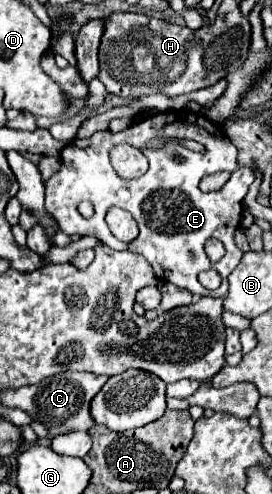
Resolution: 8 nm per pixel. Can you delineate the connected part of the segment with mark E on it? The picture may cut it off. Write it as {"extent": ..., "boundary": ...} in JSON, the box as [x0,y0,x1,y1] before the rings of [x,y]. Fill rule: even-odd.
{"extent":[46,111,254,296],"boundary":[[[187,111],[182,118],[176,114],[150,114],[140,122],[134,122],[130,128],[114,134],[110,130],[96,132],[90,138],[76,138],[70,144],[62,148],[62,166],[60,170],[46,182],[46,210],[58,220],[62,232],[66,234],[78,234],[78,236],[94,236],[102,244],[108,244],[114,250],[134,250],[138,254],[144,254],[144,258],[150,262],[158,278],[164,278],[166,282],[176,284],[178,288],[190,290],[198,296],[226,296],[228,292],[228,276],[242,258],[242,250],[234,244],[234,232],[240,226],[242,220],[242,200],[248,194],[250,184],[254,182],[254,172],[250,168],[238,168],[236,162],[236,148],[226,138],[220,126],[214,122]],[[154,138],[166,138],[168,142],[162,148],[146,150],[144,146]],[[176,140],[194,140],[204,146],[204,152],[192,152],[184,148]],[[116,144],[130,144],[144,152],[144,156],[150,162],[150,168],[144,176],[134,180],[122,180],[112,164],[110,164],[110,148]],[[180,154],[184,162],[174,162],[172,156]],[[216,170],[230,170],[232,178],[224,184],[220,192],[202,192],[198,188],[198,182],[202,176],[216,172]],[[80,200],[90,200],[94,206],[92,218],[82,218],[76,210]],[[110,206],[118,206],[128,210],[134,220],[140,226],[140,236],[126,244],[120,242],[110,234],[108,224],[104,222],[104,214],[110,210]],[[208,238],[218,238],[226,246],[226,256],[212,264],[208,256],[204,254],[204,242]],[[216,268],[222,276],[220,287],[214,291],[206,290],[198,282],[198,272]]]}

